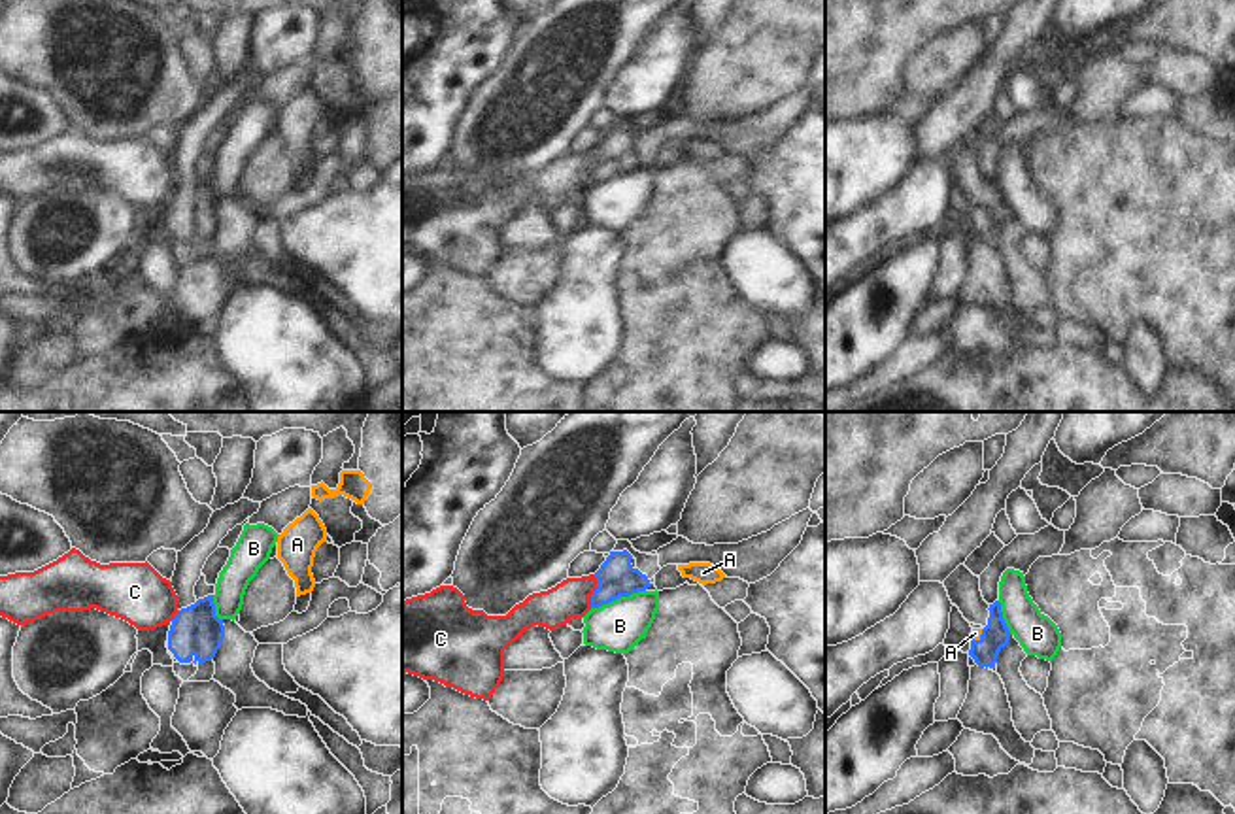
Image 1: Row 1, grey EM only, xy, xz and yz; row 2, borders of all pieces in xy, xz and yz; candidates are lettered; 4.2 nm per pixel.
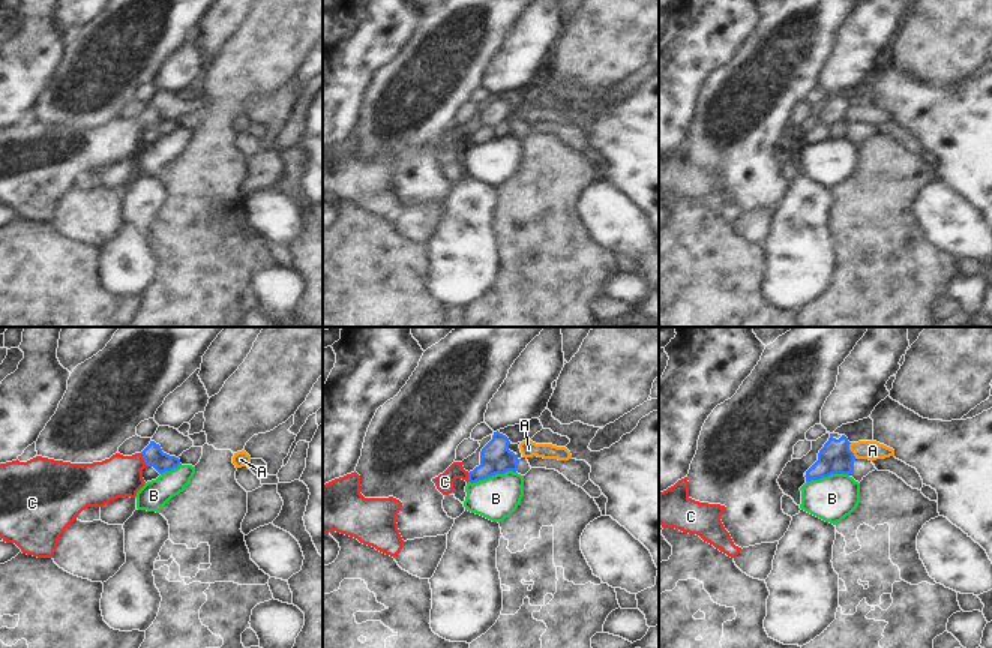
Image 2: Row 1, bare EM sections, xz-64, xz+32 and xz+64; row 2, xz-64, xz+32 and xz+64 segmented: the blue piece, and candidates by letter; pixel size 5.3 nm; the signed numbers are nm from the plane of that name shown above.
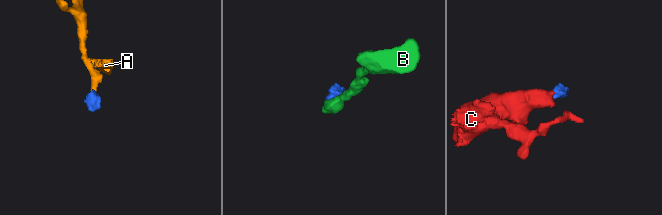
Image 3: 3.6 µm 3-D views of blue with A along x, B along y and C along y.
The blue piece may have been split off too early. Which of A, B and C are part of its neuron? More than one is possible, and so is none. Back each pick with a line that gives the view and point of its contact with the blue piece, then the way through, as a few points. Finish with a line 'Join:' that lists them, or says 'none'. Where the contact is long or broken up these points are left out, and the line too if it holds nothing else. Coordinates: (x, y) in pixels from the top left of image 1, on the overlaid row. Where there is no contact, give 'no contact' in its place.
C: contact xz (593, 592); way xz (616, 576), (593, 592), (580, 593), (556, 607)
Join: C

